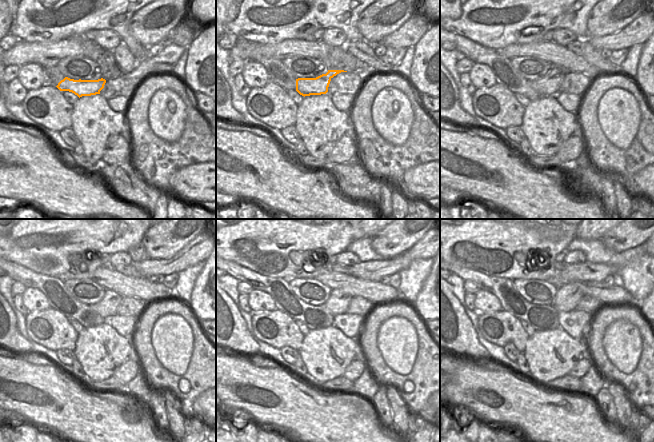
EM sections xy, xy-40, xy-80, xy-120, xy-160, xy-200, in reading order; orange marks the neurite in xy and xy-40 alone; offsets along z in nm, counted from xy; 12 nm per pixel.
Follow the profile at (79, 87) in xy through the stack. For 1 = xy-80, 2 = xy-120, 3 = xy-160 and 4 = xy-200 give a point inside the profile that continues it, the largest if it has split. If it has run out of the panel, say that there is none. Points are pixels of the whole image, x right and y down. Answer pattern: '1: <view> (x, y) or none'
1: xy-80 (550, 84)
2: xy-120 (107, 307)
3: xy-160 (338, 302)
4: xy-200 (567, 297)

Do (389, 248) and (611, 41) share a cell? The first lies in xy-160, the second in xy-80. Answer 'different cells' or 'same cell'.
different cells

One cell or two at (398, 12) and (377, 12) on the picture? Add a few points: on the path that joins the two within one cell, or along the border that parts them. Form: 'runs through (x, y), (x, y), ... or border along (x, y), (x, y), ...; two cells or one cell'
runs through (393, 12), (382, 12); one cell

